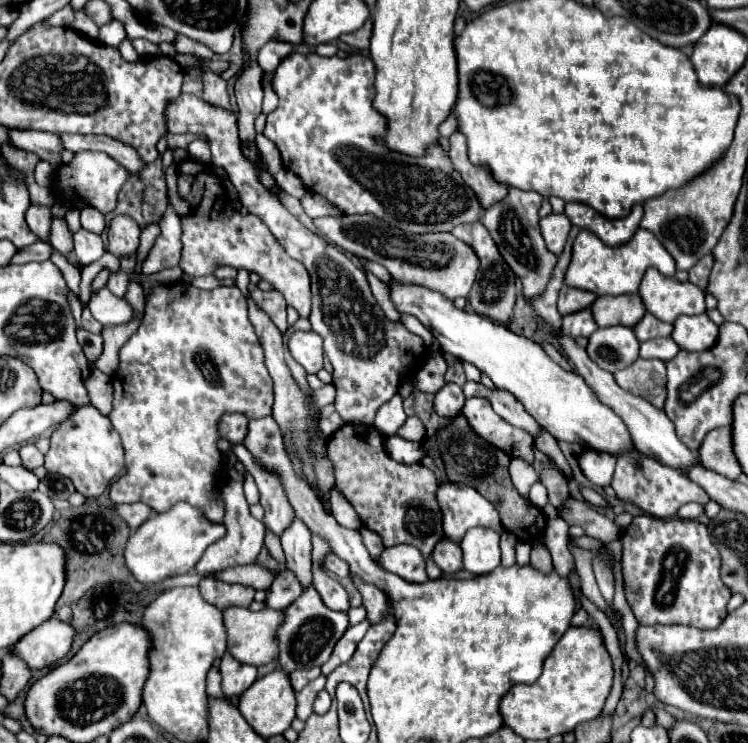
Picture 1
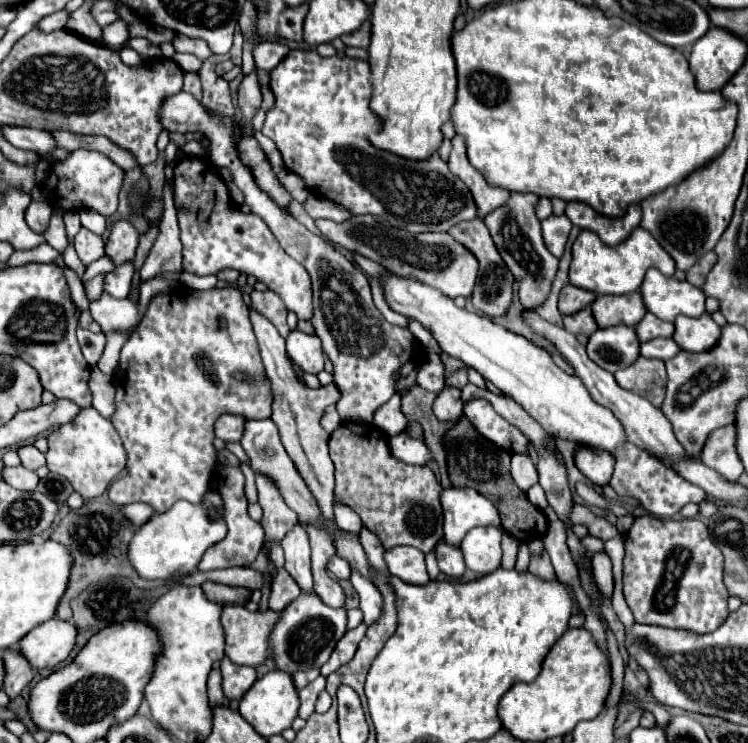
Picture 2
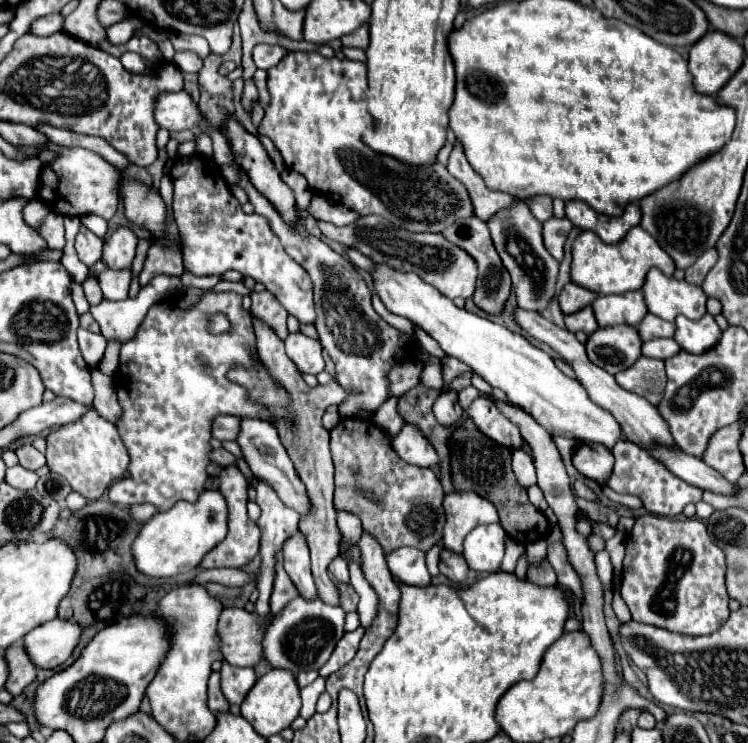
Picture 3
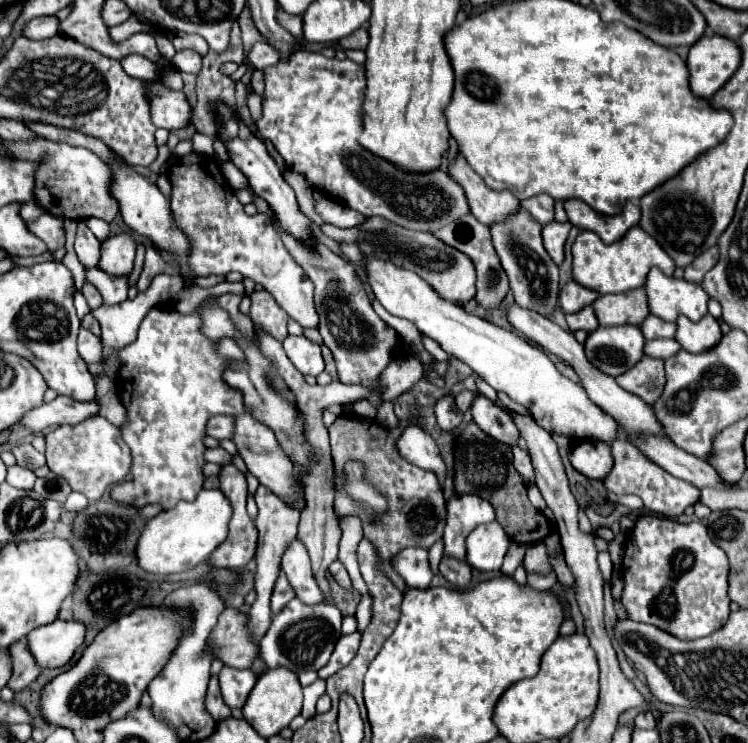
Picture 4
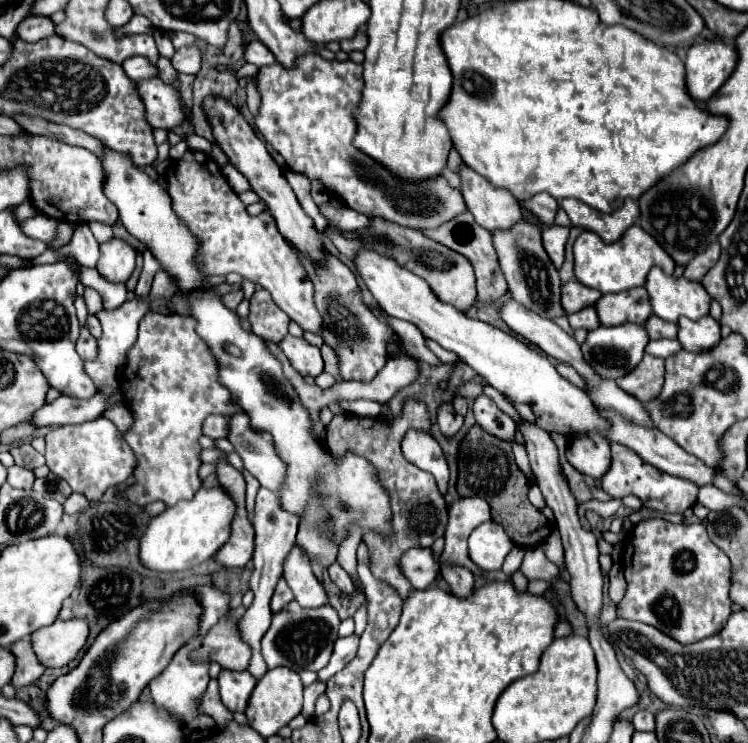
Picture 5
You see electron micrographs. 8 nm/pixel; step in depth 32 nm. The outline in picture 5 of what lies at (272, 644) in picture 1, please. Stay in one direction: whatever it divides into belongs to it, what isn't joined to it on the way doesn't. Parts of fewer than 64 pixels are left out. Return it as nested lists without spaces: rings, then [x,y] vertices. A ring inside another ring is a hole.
[[[224,616],[214,628],[208,630],[200,648],[192,652],[192,660],[216,662],[228,670],[246,670],[250,662],[250,648],[240,640],[236,622]]]

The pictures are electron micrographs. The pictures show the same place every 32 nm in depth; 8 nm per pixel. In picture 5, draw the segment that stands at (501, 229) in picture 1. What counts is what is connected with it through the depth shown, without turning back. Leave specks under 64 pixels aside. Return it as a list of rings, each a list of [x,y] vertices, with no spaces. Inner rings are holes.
[[[522,220],[506,232],[496,232],[494,248],[498,254],[500,270],[508,284],[508,292],[520,304],[530,308],[532,312],[536,312],[548,320],[556,320],[560,316],[566,316],[566,312],[560,304],[560,276],[558,276],[558,270],[552,266],[552,262],[548,260],[548,254],[542,248],[540,234],[542,234],[542,230],[538,226]]]

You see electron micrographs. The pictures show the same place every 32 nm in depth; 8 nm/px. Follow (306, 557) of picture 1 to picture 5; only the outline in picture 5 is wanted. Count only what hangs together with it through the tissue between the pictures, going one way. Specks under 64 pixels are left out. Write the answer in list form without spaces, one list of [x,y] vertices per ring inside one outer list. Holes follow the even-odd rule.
[[[294,546],[284,564],[284,578],[294,592],[294,600],[304,608],[320,608],[328,604],[328,596],[312,572],[304,552]]]

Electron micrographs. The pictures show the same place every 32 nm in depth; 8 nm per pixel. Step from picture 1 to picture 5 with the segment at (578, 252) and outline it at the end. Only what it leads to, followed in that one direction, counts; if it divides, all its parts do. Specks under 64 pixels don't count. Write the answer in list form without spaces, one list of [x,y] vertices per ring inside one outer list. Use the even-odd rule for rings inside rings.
[[[640,226],[628,228],[624,232],[624,236],[614,244],[606,244],[600,240],[598,234],[584,230],[576,238],[574,260],[576,260],[574,262],[576,280],[582,282],[584,286],[600,290],[602,294],[622,292],[622,290],[630,290],[636,286],[644,286],[646,276],[652,266],[662,268],[666,274],[672,274],[676,268],[674,260],[664,252],[664,248],[660,248],[660,244],[656,244],[656,240],[652,240],[652,236],[648,236],[648,232],[644,232]]]

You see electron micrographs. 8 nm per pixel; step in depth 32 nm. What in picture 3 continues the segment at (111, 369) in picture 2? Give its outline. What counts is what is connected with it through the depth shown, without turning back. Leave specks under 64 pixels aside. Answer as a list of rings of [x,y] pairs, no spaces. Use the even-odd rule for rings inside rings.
[[[110,344],[106,354],[102,357],[98,368],[108,375],[113,375],[119,367],[119,352],[120,346],[118,344]]]

